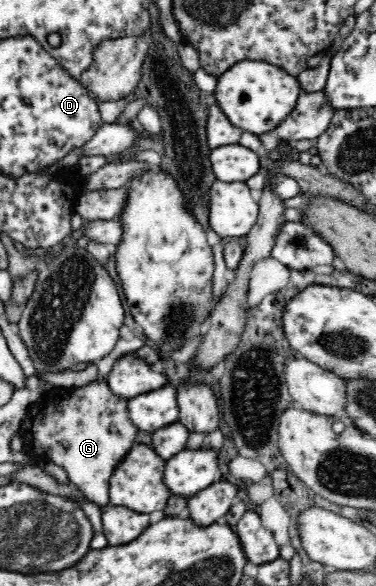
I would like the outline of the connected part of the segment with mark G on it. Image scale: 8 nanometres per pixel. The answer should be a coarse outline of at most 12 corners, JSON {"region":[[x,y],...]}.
{"region":[[106,380],[55,387],[19,434],[98,506],[139,432]]}

